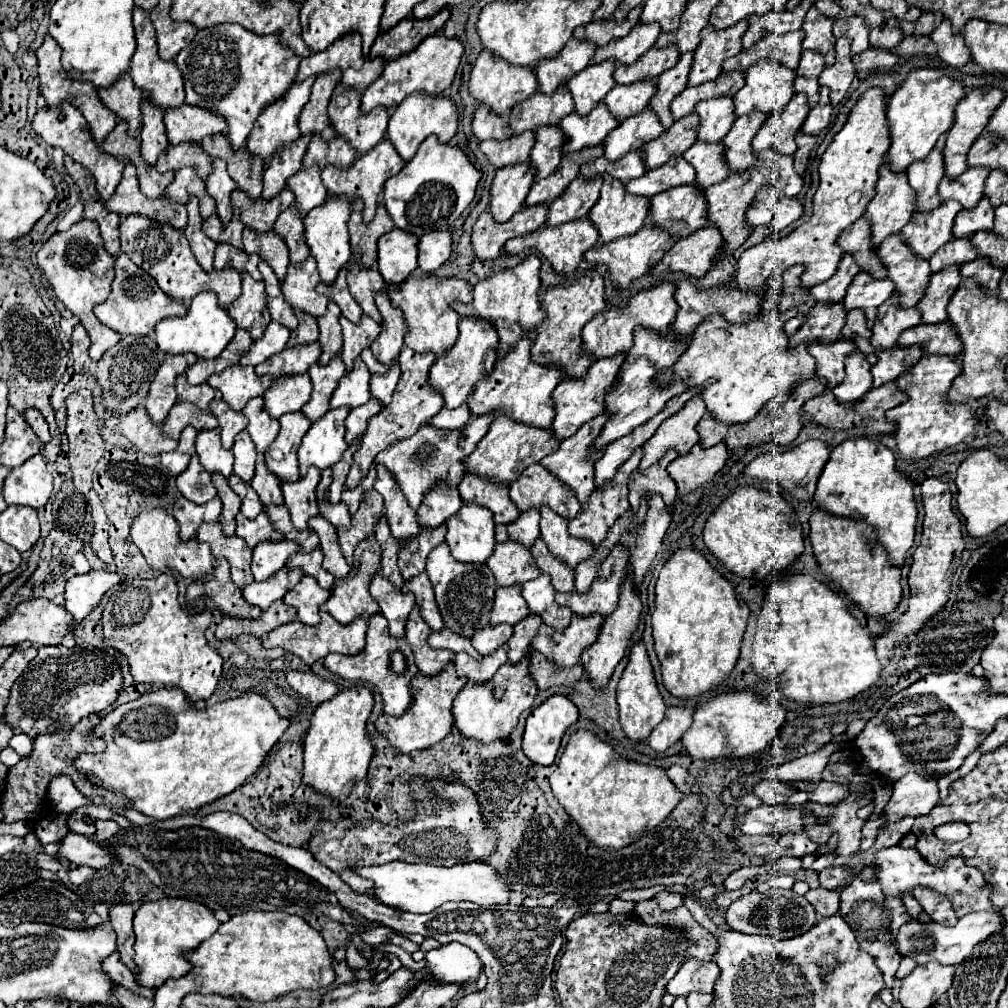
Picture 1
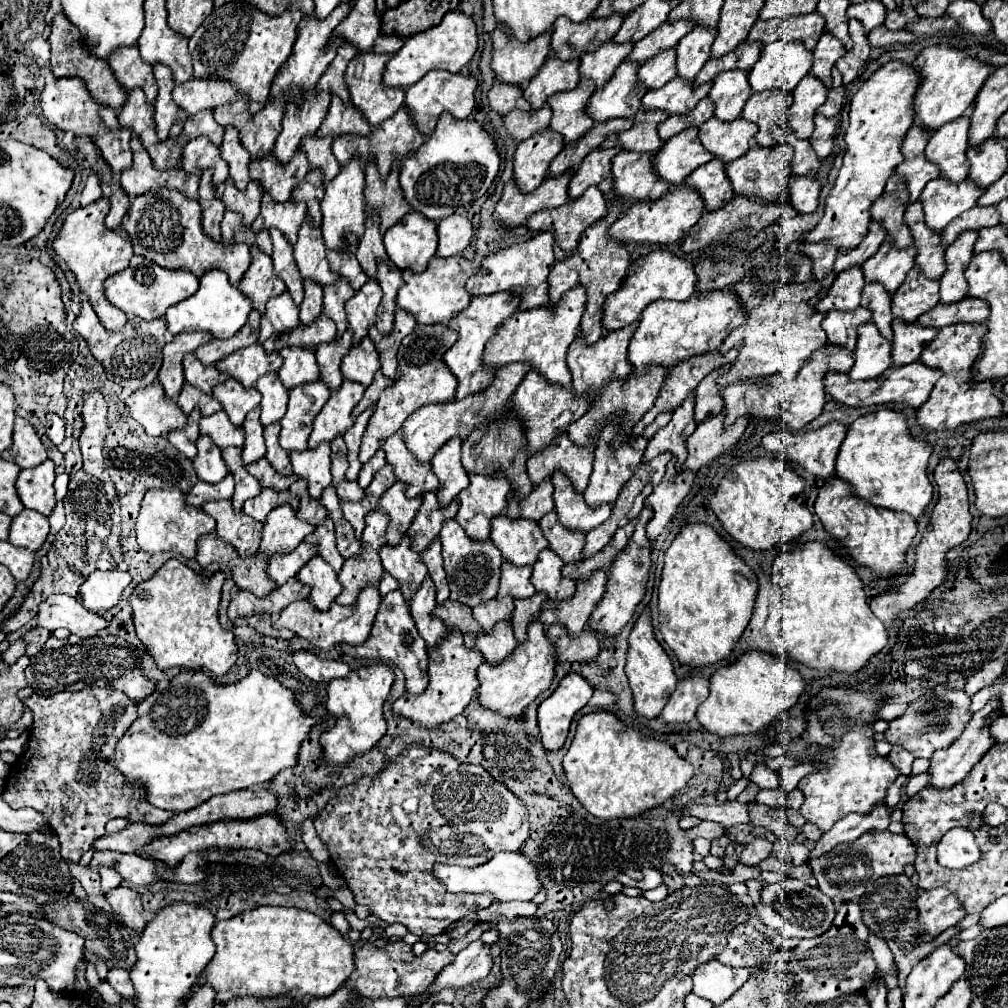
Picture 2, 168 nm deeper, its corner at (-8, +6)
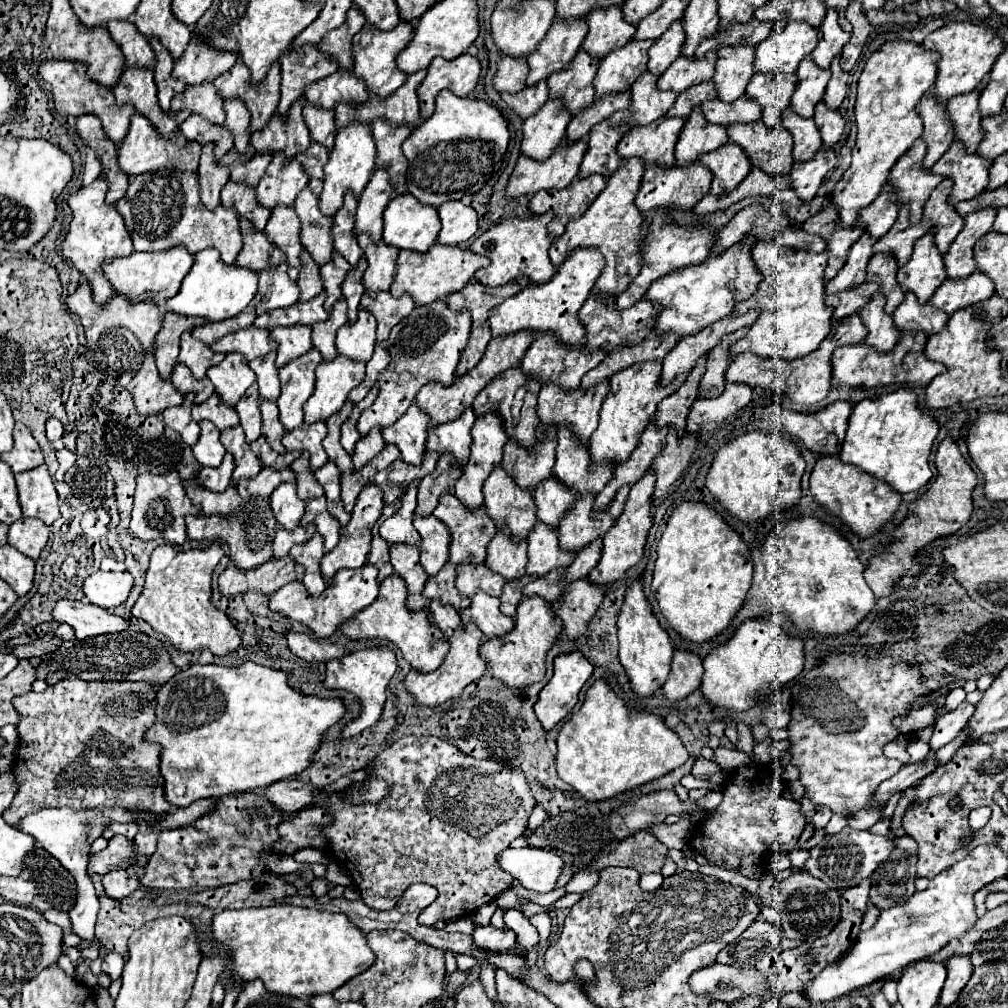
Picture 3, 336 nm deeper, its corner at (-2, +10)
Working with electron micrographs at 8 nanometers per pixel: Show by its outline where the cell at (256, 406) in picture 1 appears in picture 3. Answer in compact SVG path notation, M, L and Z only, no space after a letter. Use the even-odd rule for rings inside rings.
M270 351L264 357L252 359L248 365L256 373L256 381L260 387L260 397L262 399L278 399L280 393L280 379L278 379L278 367L276 367L276 351Z

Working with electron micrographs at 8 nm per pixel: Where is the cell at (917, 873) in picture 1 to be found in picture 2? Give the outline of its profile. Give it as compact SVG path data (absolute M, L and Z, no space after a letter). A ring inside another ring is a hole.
M874 831L864 833L864 837L836 845L832 853L826 853L824 857L816 857L808 861L812 867L818 889L836 901L856 901L860 897L860 885L866 885L866 881L876 881L884 875L900 875L906 865L910 865L916 859L916 847L906 835L894 835L890 831Z

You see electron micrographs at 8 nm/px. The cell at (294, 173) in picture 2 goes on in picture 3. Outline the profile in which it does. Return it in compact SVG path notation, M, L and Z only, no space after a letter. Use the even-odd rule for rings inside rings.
M300 97L290 109L286 117L274 113L266 125L266 129L252 133L252 145L258 153L264 151L284 151L288 159L310 145L310 131L302 117L302 107L306 105L306 97Z

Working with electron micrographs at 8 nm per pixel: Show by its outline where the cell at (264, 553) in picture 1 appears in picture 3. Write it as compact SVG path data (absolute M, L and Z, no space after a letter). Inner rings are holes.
M296 483L278 485L278 489L274 489L274 493L270 495L270 503L278 525L286 527L288 531L300 525L306 503L296 495Z

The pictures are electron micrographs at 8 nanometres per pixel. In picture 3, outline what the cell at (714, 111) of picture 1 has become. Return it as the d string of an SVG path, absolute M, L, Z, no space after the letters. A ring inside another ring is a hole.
M724 45L718 49L714 83L718 97L726 103L744 95L750 77L754 75L754 47L752 45Z

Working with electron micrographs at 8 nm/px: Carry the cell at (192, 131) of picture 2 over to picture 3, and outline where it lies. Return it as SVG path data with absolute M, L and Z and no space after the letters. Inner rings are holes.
M214 81L186 85L184 107L190 113L202 113L208 121L214 121L216 125L224 125L224 119L226 119L224 99L218 95Z

